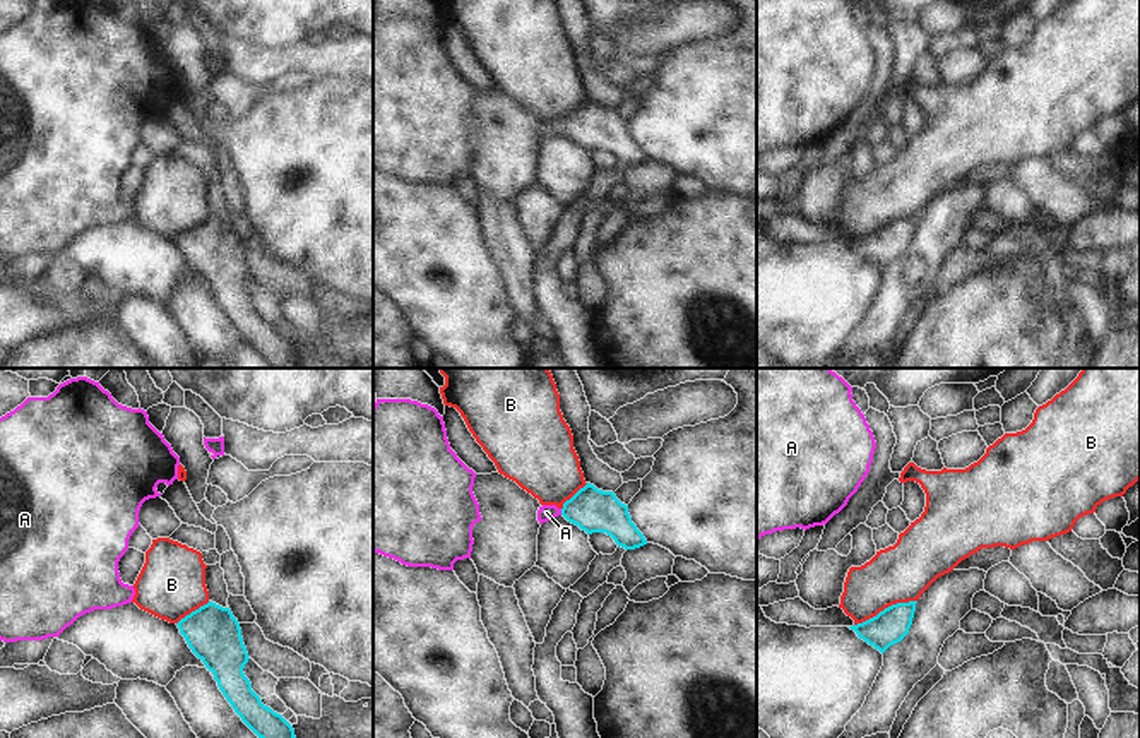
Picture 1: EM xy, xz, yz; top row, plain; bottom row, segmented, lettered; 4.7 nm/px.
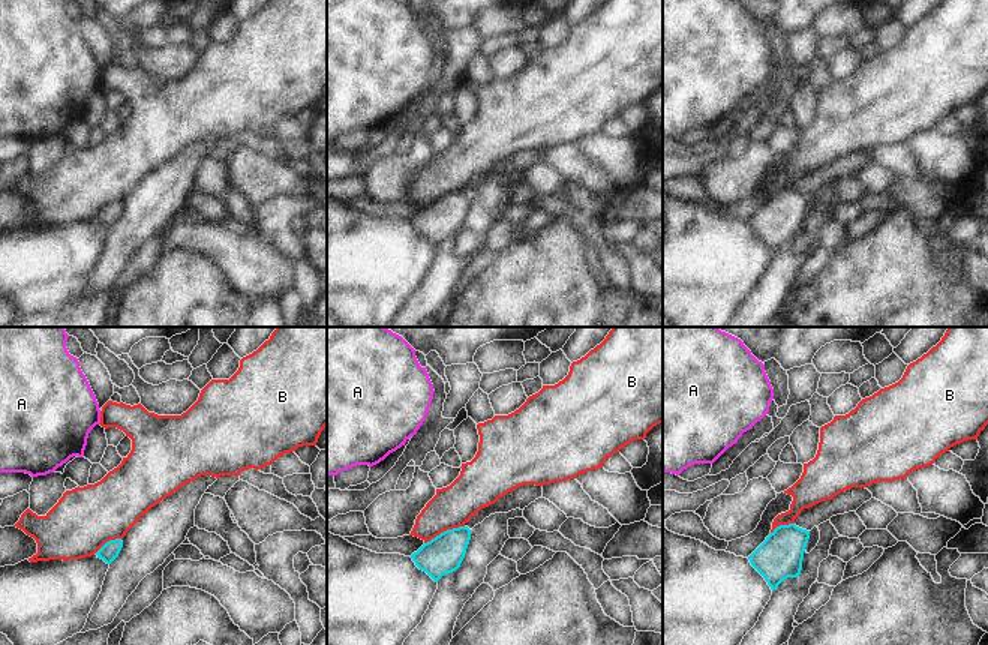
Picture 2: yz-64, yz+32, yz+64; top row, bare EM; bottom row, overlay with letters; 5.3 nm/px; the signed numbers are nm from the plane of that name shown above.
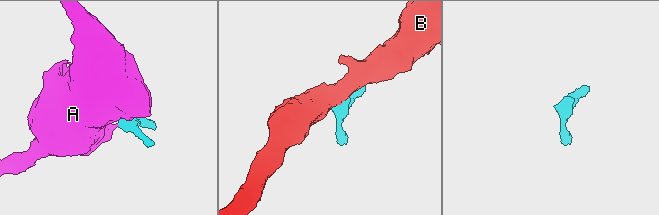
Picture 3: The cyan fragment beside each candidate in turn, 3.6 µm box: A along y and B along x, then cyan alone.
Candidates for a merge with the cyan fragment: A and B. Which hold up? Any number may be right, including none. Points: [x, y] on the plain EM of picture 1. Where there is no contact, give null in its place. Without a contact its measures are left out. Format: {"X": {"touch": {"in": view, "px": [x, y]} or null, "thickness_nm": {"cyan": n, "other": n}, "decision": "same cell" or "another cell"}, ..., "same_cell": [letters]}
{"A": {"touch": {"in": "xz", "px": [562, 129]}, "thickness_nm": {"cyan": 200, "other": 80}, "decision": "same cell"}, "B": {"touch": {"in": "yz", "px": [885, 225]}, "thickness_nm": {"cyan": 160, "other": 280}, "decision": "another cell"}, "same_cell": ["A"]}

